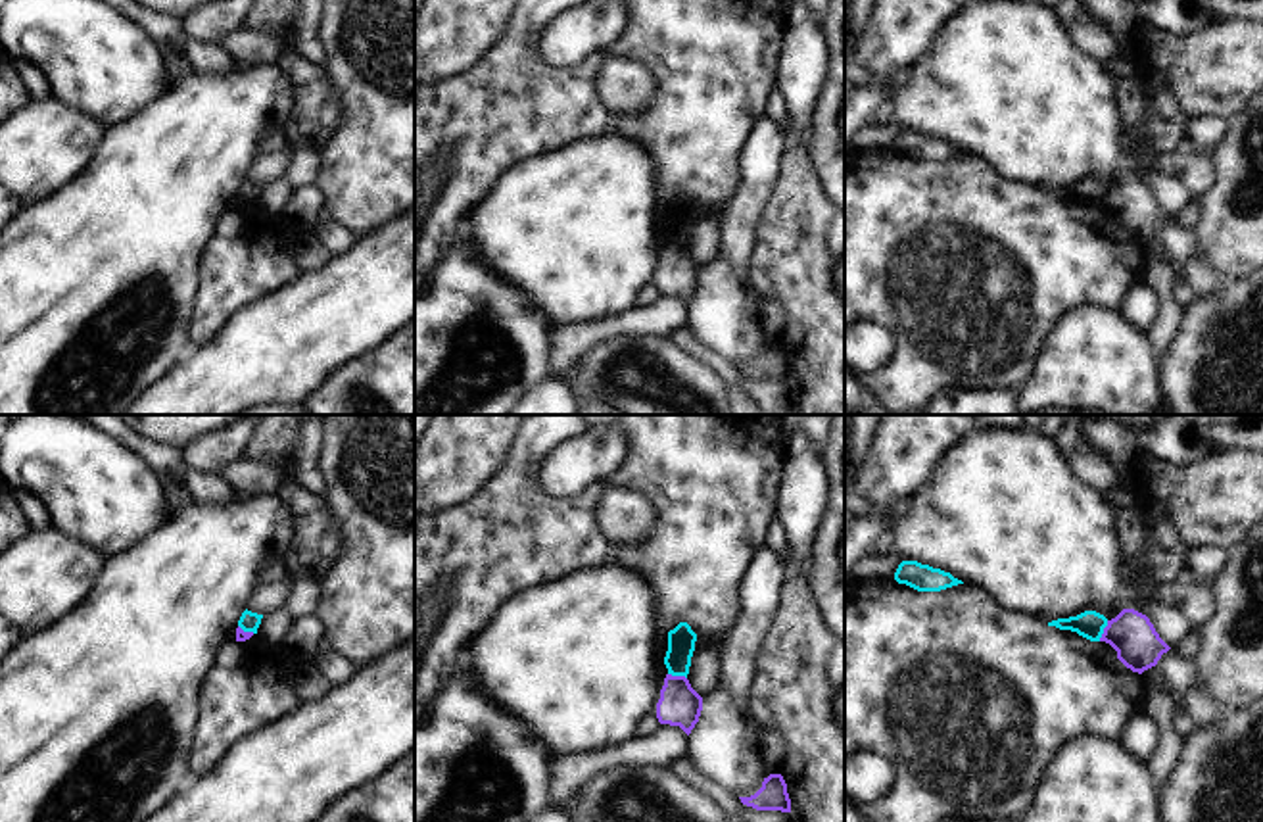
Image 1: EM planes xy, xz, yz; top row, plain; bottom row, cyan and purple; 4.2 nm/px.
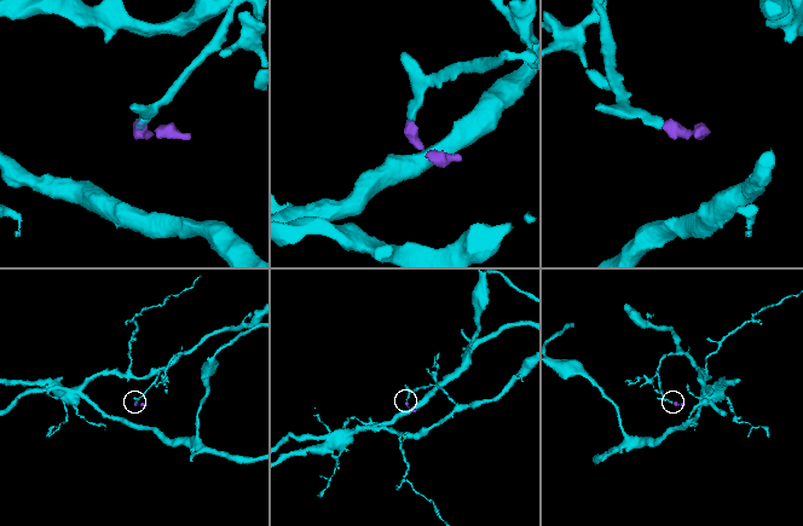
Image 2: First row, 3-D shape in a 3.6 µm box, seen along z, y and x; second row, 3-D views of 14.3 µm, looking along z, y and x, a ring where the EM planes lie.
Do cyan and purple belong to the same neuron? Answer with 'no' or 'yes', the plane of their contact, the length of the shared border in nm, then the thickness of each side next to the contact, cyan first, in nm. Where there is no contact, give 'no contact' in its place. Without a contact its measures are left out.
no | yz | 100 nm | 120/190 nm

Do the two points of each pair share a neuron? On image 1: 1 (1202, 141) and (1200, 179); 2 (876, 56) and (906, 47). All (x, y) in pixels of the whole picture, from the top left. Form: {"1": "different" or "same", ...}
{"1": "different", "2": "same"}

